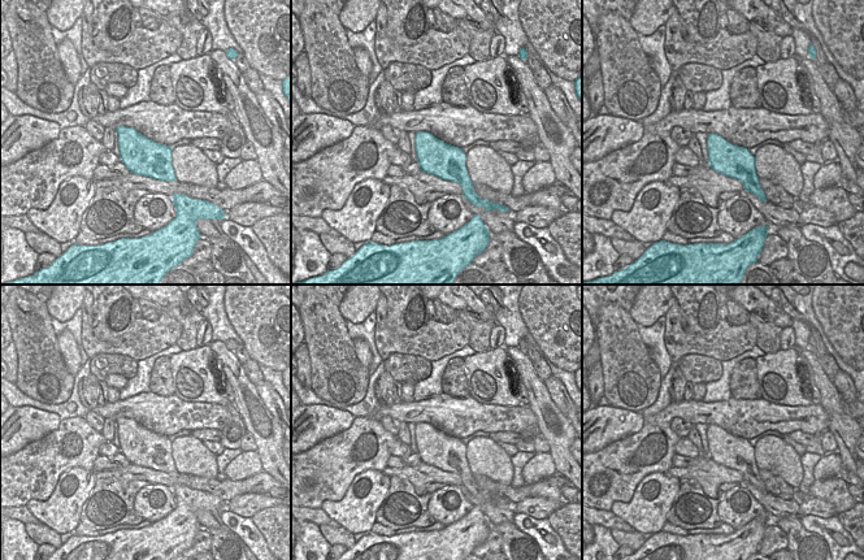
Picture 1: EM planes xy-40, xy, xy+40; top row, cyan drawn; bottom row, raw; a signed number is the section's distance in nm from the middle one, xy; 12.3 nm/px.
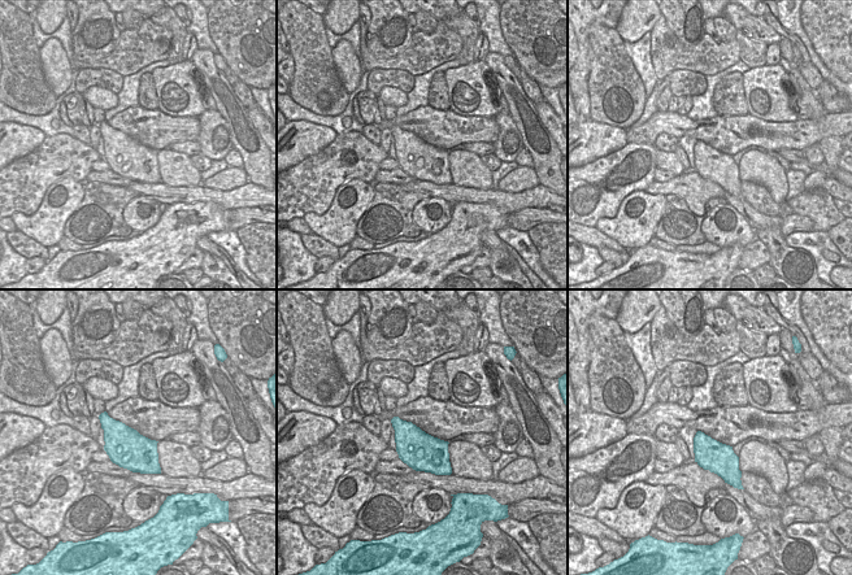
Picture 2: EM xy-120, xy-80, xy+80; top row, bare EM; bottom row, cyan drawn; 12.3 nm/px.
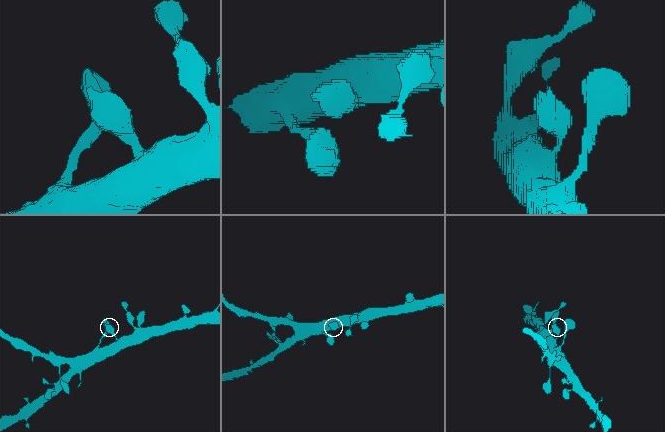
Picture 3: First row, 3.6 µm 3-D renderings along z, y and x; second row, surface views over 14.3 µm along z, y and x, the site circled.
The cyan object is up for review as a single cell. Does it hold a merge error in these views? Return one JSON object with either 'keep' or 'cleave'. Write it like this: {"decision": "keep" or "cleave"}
{"decision": "keep"}

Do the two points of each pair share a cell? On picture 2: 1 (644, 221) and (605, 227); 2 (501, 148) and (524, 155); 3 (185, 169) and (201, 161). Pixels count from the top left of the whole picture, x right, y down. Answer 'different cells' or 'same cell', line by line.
1: same cell
2: different cells
3: different cells

